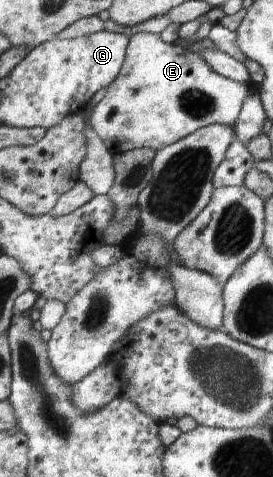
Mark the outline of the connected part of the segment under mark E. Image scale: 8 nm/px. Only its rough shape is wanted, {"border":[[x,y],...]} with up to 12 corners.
{"border":[[142,31],[90,108],[111,154],[234,127],[250,85]]}

